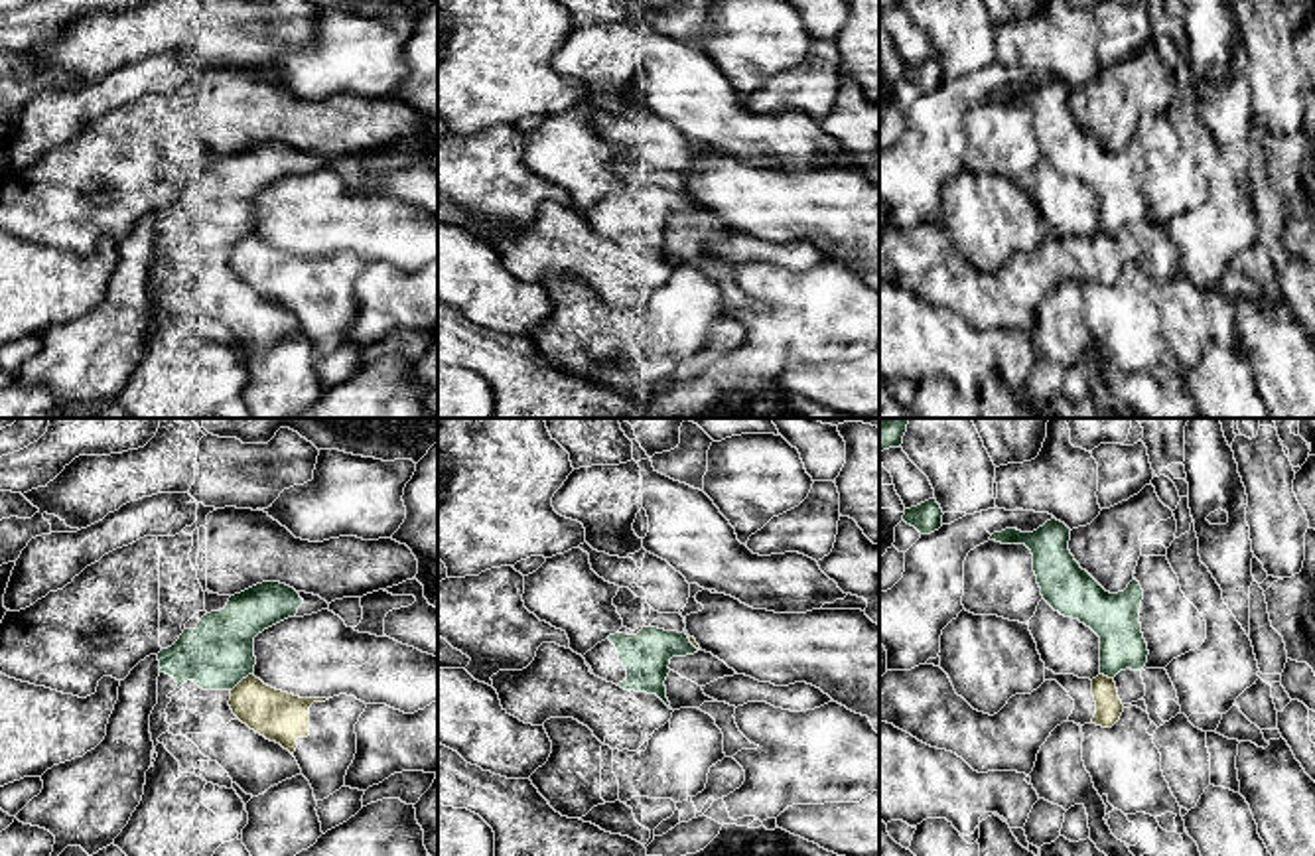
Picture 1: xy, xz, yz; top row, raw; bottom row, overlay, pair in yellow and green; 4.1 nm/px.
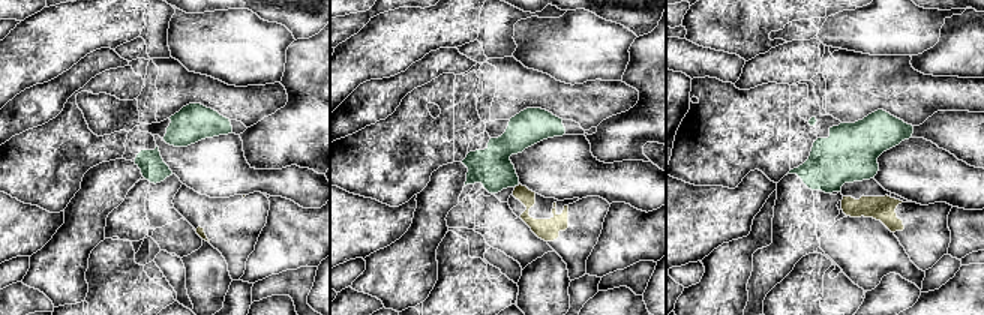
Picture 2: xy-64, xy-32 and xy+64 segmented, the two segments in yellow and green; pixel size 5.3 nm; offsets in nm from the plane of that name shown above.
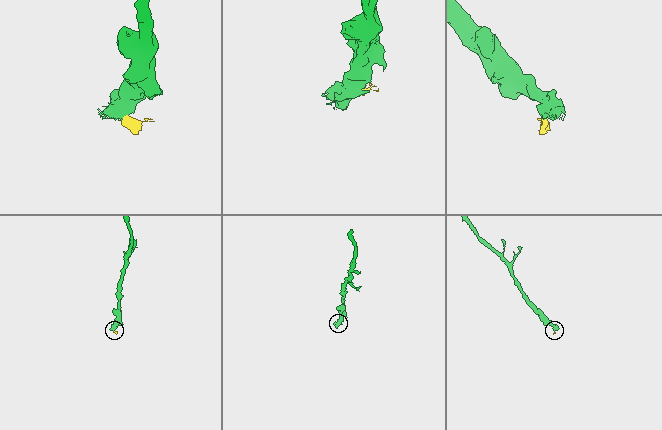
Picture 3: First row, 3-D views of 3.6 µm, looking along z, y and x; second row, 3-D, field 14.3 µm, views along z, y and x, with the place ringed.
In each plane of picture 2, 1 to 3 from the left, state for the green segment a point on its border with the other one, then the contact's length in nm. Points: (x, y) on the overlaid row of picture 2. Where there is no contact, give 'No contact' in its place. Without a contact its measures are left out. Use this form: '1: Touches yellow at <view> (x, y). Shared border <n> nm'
1: No contact
2: No contact
3: No contact

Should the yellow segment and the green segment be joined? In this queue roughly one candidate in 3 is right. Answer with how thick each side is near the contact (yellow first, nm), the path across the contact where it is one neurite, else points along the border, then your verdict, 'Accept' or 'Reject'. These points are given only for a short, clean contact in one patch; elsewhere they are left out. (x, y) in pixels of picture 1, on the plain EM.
Thickness 200 nm (yellow) against 280 nm. Boundary: xy (251, 231), (231, 249). Reject

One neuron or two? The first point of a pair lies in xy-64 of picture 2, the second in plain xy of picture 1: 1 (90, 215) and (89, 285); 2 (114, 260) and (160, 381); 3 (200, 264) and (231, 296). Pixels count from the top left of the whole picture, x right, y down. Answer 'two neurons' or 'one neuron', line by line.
1: two neurons
2: one neuron
3: two neurons

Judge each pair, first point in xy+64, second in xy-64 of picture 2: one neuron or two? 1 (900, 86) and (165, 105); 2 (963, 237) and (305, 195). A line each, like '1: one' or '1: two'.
1: one
2: two

